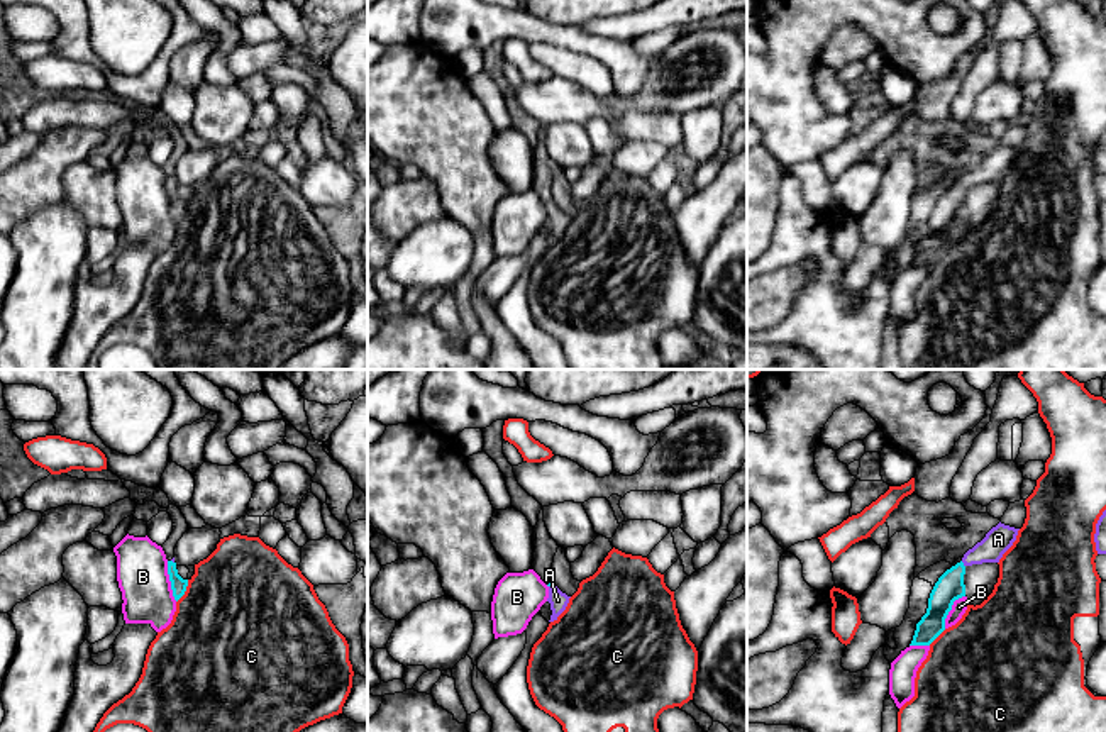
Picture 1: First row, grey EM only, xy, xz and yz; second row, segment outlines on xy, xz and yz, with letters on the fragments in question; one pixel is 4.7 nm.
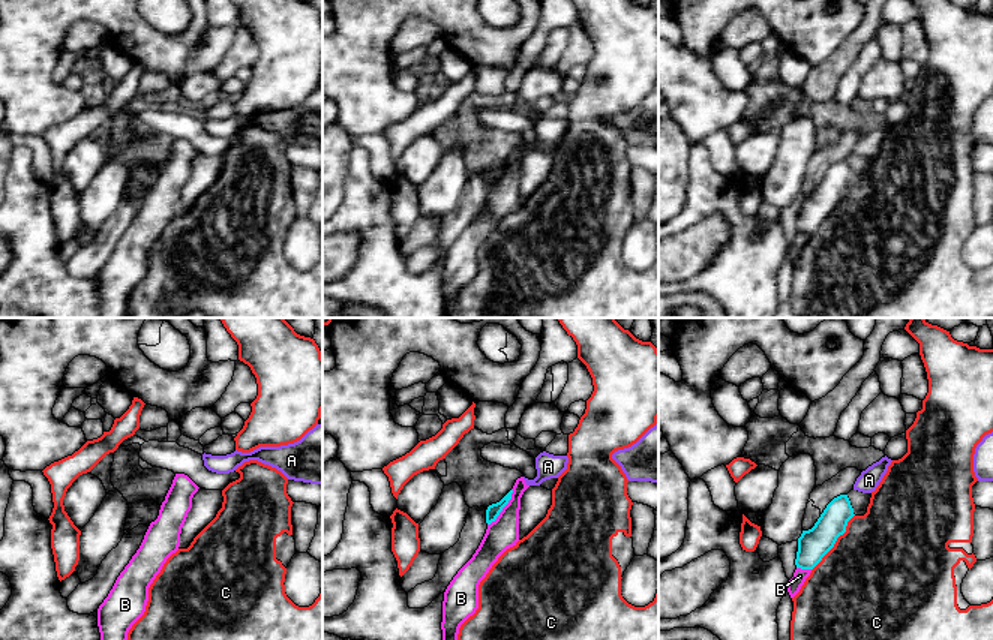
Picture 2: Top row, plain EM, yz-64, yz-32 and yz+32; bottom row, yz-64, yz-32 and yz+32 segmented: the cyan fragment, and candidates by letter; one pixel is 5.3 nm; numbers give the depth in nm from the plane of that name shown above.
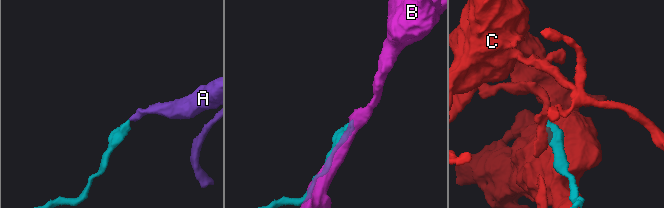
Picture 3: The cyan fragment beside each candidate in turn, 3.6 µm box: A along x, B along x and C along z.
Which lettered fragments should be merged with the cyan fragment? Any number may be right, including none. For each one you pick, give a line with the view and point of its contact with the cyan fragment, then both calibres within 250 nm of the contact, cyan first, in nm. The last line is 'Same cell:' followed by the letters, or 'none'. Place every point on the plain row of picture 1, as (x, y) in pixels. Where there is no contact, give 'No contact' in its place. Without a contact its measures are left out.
A: Touches cyan at yz (962, 185). Thickness 130 nm (cyan) against 120 nm
Same cell: A

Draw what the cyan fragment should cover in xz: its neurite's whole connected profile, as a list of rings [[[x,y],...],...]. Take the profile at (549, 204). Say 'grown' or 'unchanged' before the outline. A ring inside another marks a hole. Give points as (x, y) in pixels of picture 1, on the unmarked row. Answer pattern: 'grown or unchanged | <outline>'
grown | [[[549,203],[547,207],[549,207],[547,222],[550,224],[550,230],[552,230],[549,242],[554,242],[566,230],[571,217],[562,214],[554,203]]]

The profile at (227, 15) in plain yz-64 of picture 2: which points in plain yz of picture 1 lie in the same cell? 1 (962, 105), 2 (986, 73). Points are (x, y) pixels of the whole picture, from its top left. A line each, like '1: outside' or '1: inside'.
1: inside
2: inside

